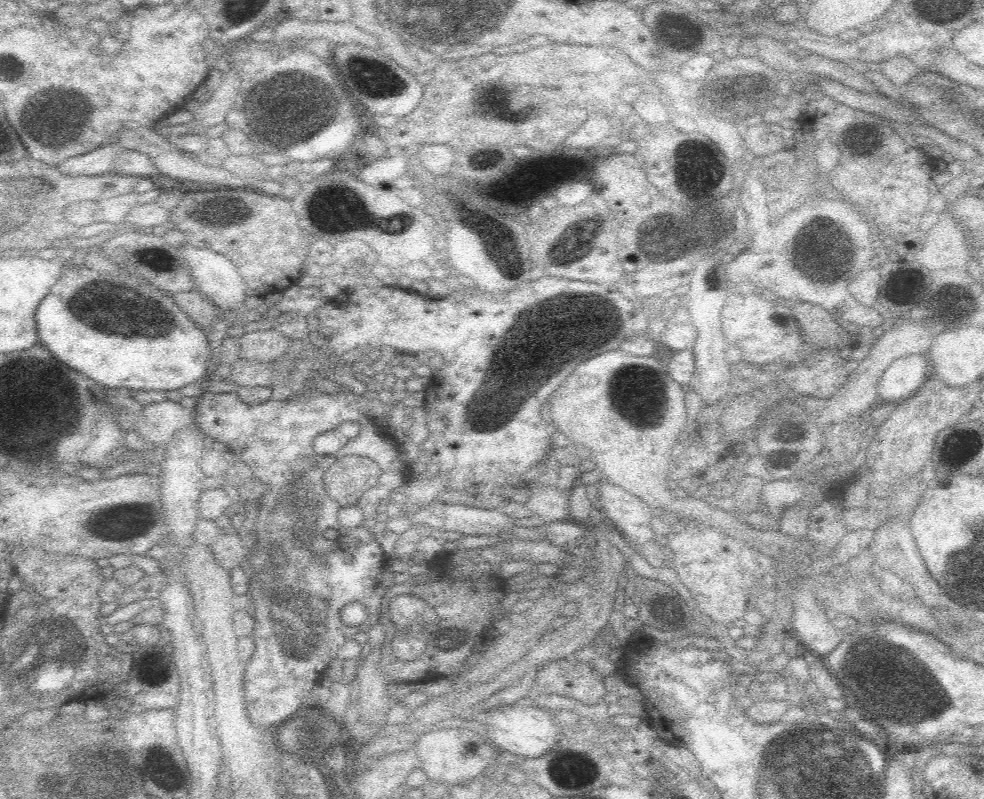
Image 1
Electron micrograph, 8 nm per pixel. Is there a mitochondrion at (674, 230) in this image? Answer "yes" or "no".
yes

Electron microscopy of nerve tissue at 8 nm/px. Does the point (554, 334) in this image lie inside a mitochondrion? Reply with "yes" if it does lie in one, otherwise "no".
yes

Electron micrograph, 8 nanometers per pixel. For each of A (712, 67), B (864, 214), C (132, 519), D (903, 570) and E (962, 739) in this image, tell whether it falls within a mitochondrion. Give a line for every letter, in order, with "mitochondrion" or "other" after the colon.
A: other
B: other
C: mitochondrion
D: other
E: other

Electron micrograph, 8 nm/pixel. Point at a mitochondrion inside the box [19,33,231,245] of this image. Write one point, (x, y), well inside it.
(47, 112)

